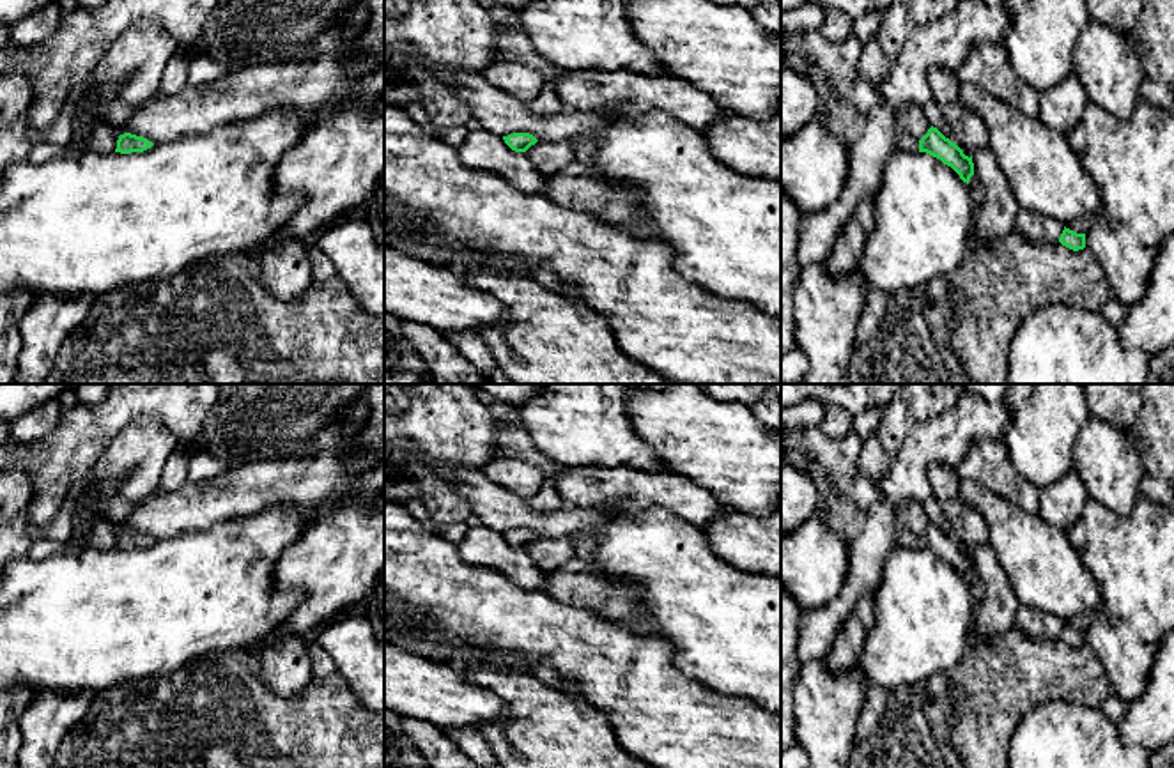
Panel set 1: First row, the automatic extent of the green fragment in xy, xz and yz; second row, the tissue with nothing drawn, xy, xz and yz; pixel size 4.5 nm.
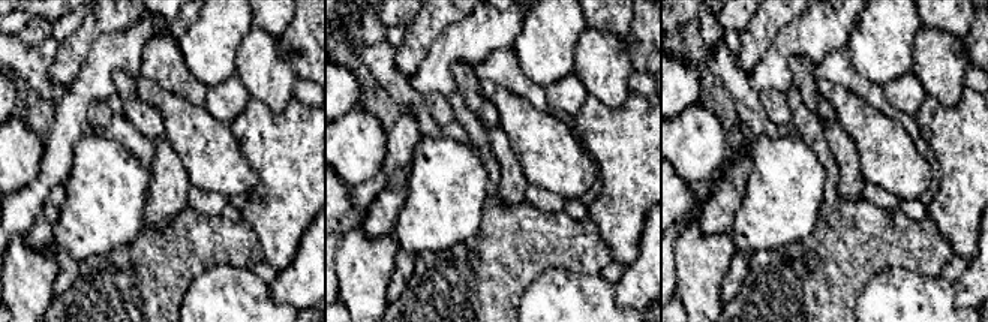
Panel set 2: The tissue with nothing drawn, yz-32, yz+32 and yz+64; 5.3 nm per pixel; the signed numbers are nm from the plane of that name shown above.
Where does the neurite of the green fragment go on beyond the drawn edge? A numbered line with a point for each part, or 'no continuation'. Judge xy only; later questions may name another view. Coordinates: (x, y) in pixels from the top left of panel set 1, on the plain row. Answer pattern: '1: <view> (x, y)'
no continuation

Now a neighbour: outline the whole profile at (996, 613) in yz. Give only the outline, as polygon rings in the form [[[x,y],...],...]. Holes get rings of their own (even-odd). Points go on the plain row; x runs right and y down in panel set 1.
[[[985,541],[972,549],[974,570],[983,598],[972,605],[972,628],[977,635],[995,637],[1015,626],[1020,602],[995,549]]]

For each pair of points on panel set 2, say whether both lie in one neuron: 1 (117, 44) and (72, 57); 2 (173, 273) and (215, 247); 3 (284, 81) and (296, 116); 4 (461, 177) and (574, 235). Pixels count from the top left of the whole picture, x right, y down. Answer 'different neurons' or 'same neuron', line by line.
1: different neurons
2: same neuron
3: different neurons
4: different neurons

